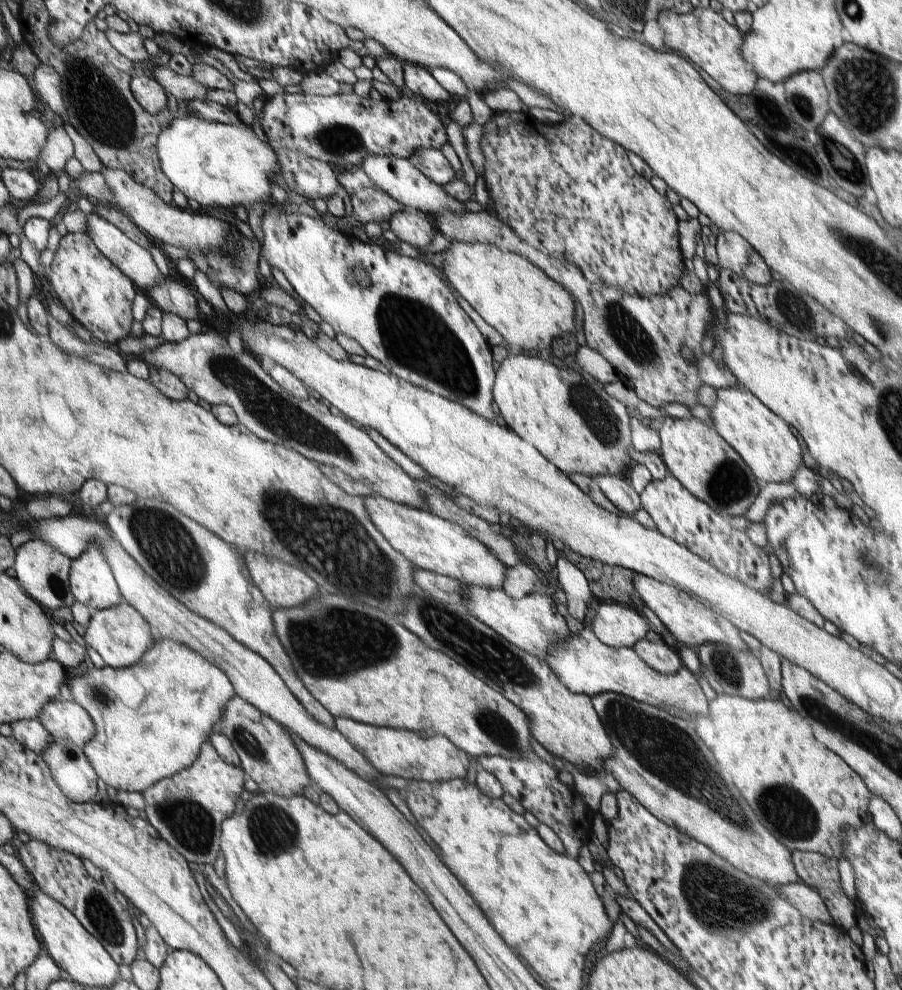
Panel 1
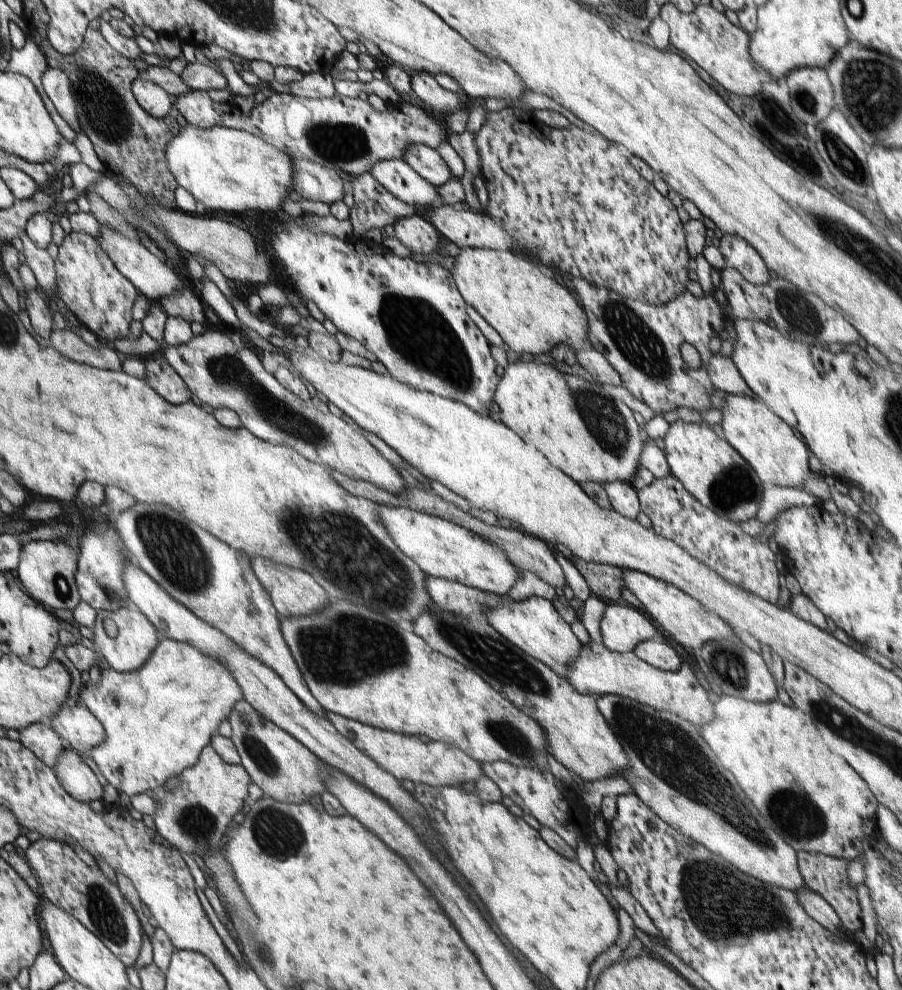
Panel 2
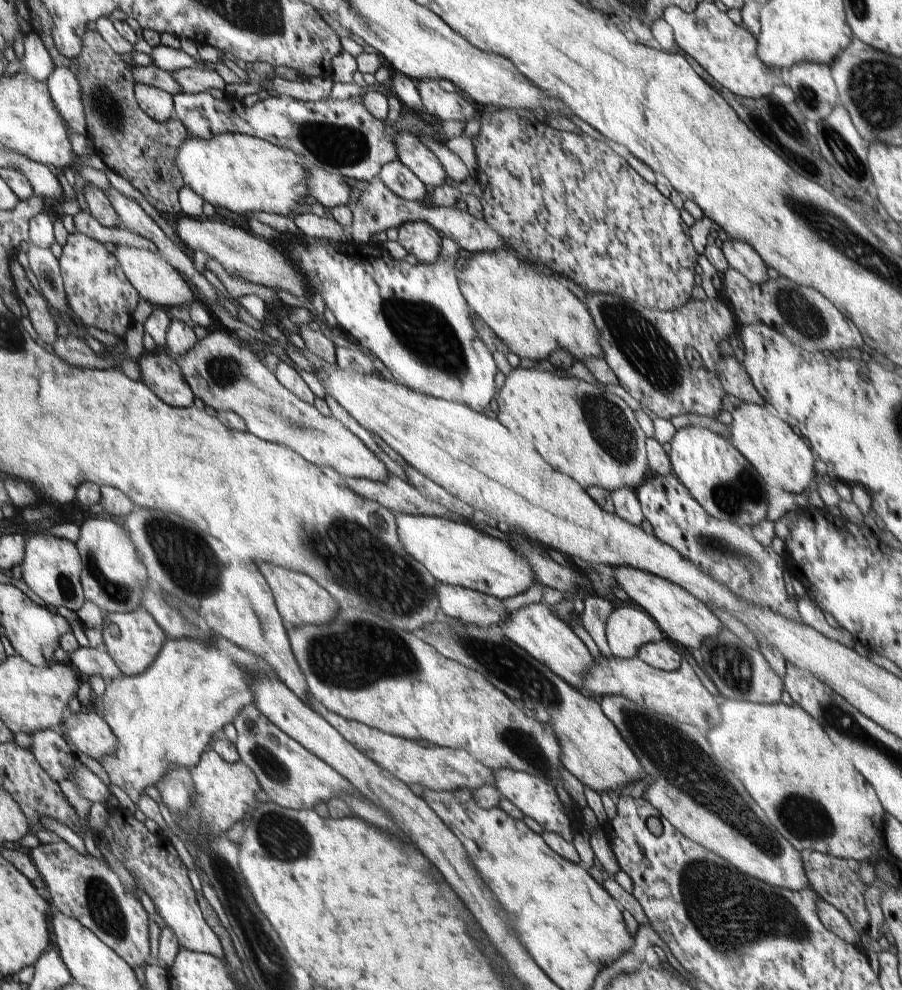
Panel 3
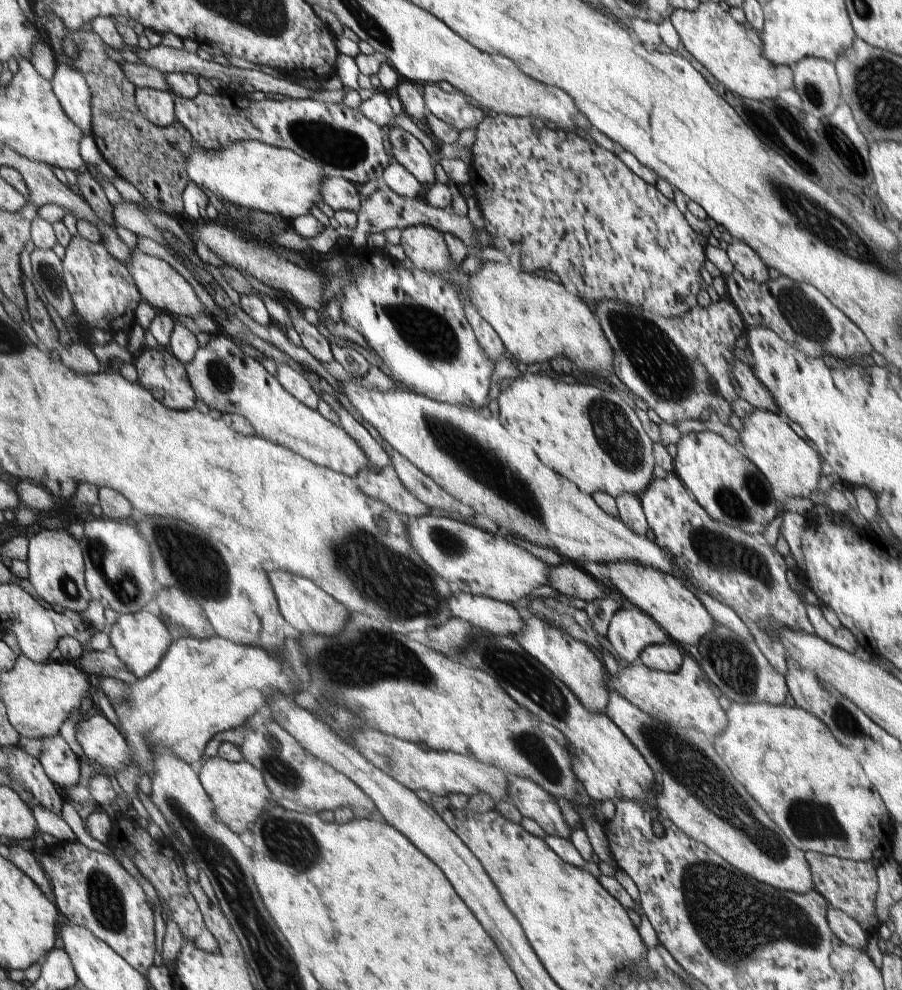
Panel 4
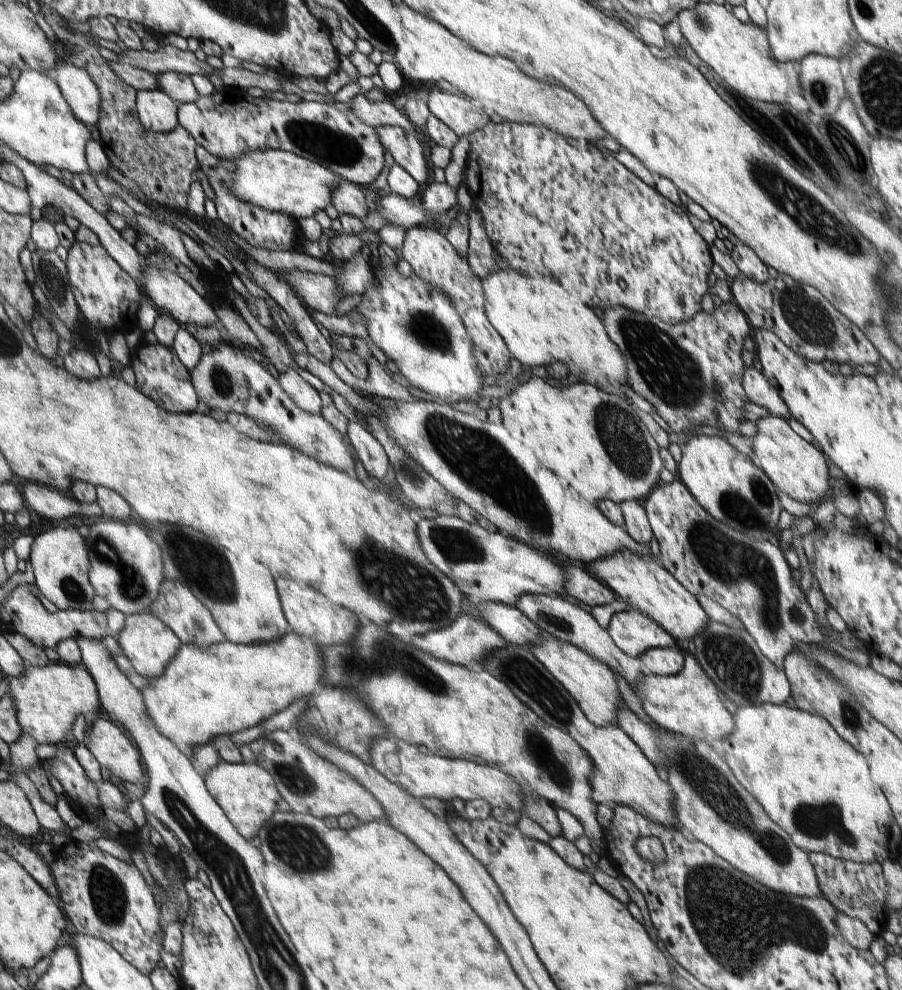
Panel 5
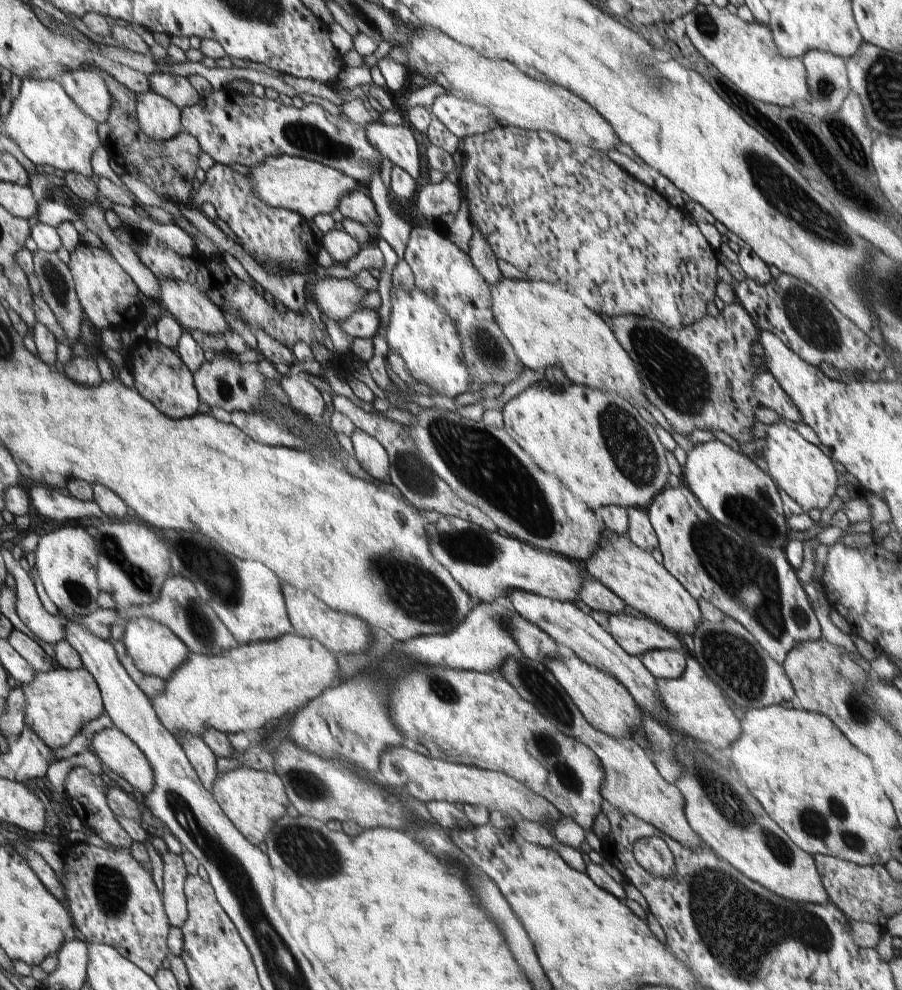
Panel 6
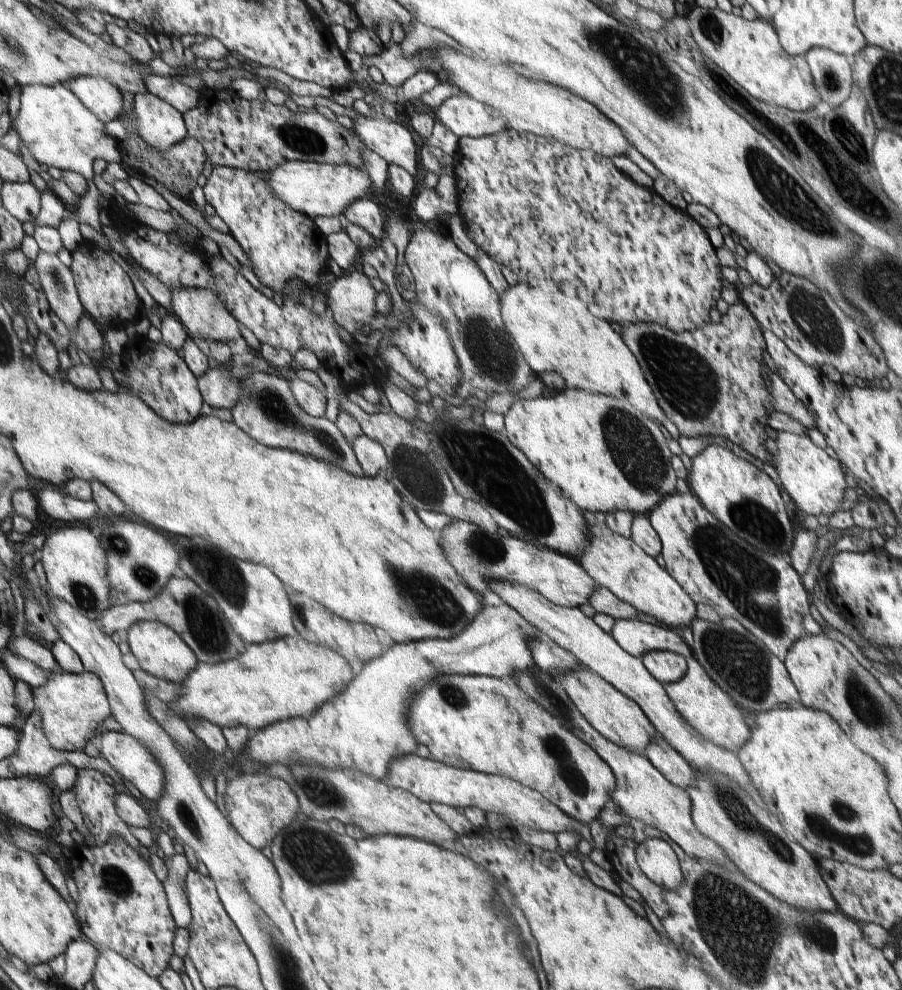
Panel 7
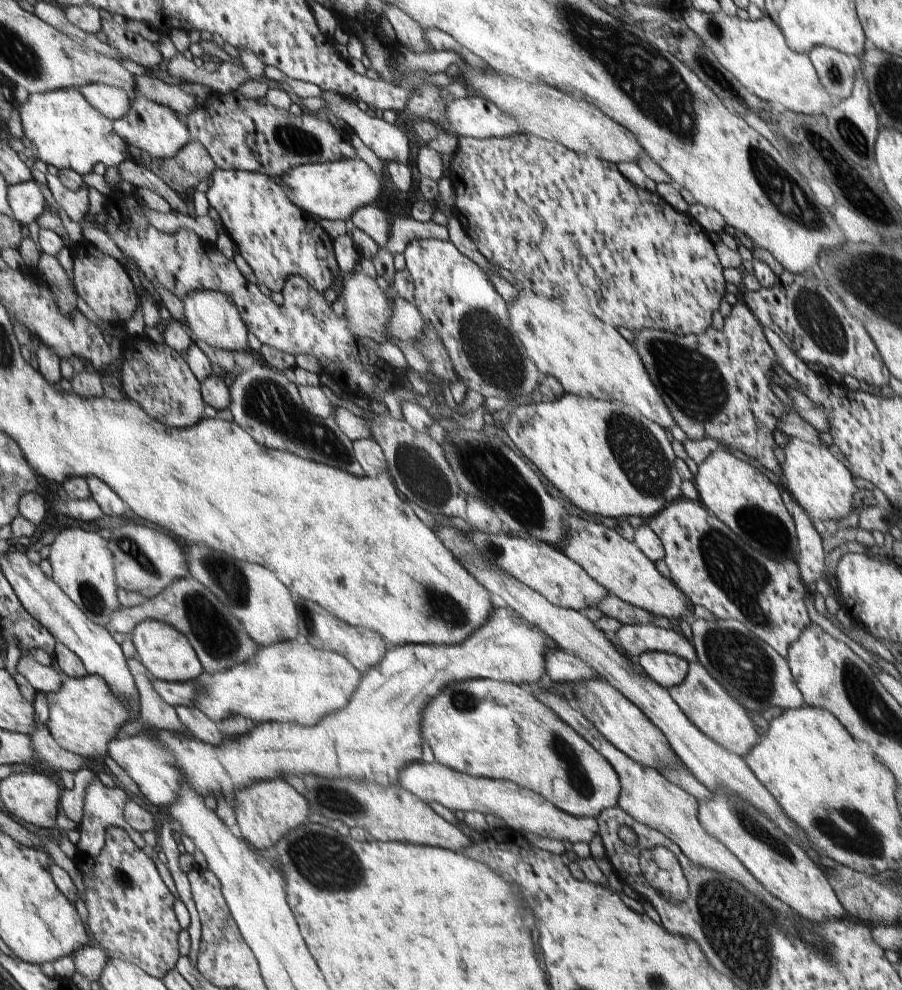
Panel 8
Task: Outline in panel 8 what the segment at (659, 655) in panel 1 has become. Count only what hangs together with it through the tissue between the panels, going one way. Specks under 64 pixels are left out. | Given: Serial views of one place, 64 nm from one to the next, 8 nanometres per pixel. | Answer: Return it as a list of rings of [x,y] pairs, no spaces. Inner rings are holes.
[[[643,652],[641,656],[637,656],[637,664],[649,680],[665,690],[681,684],[689,670],[689,664],[685,660],[661,652]]]

